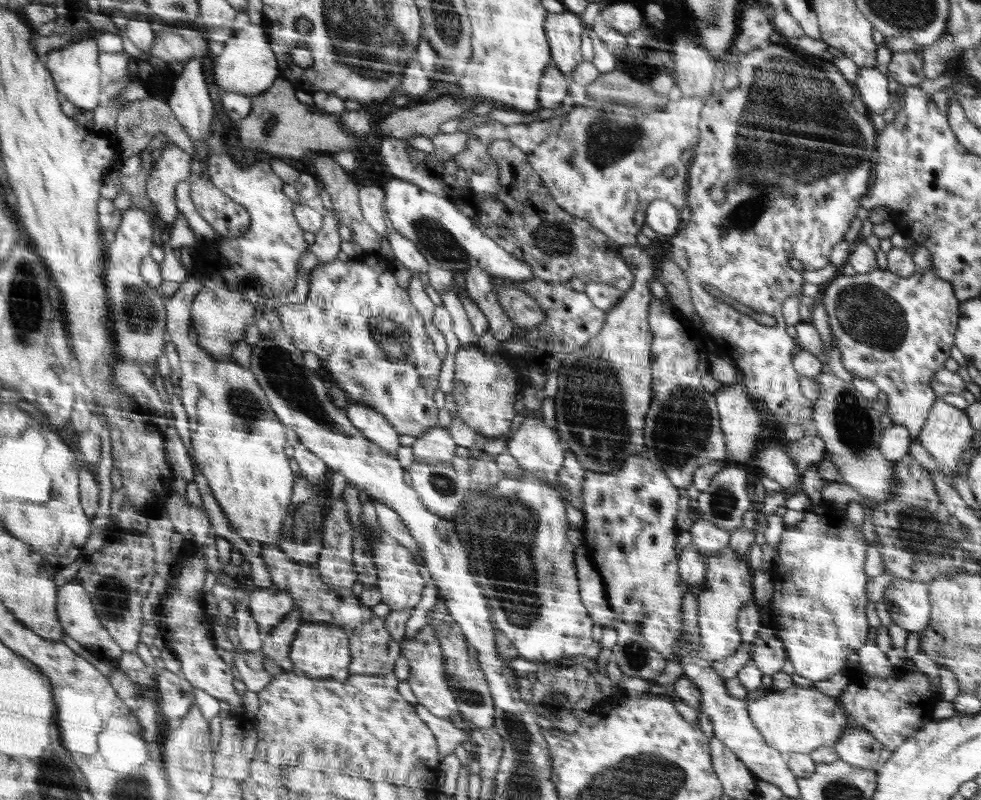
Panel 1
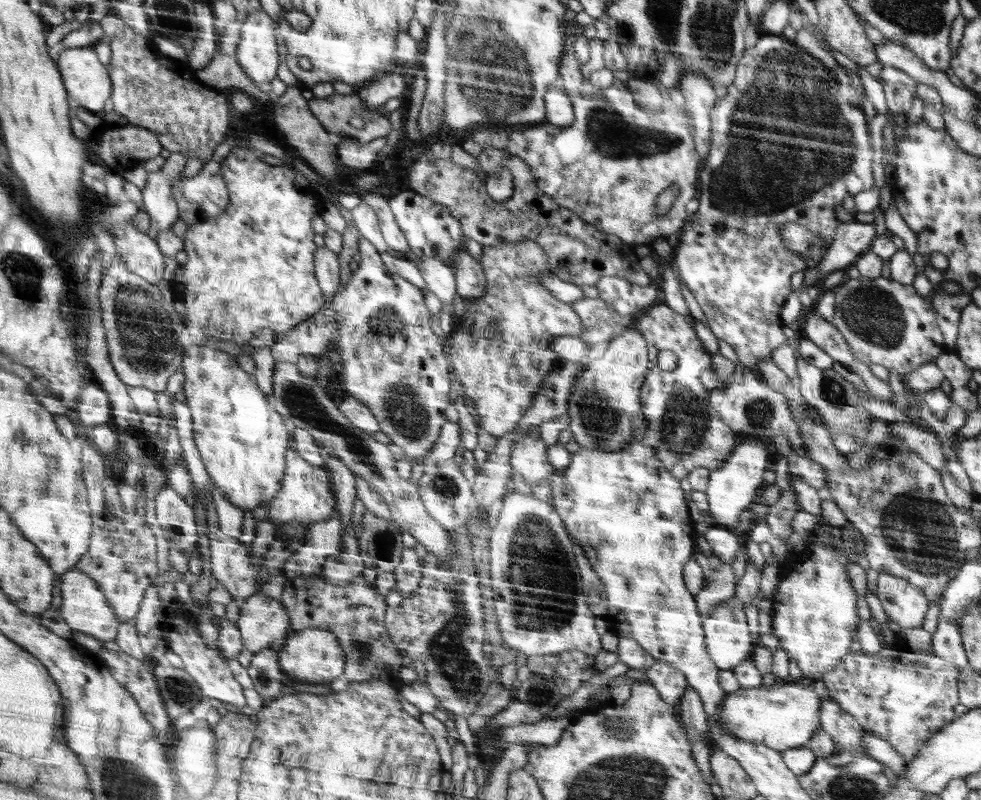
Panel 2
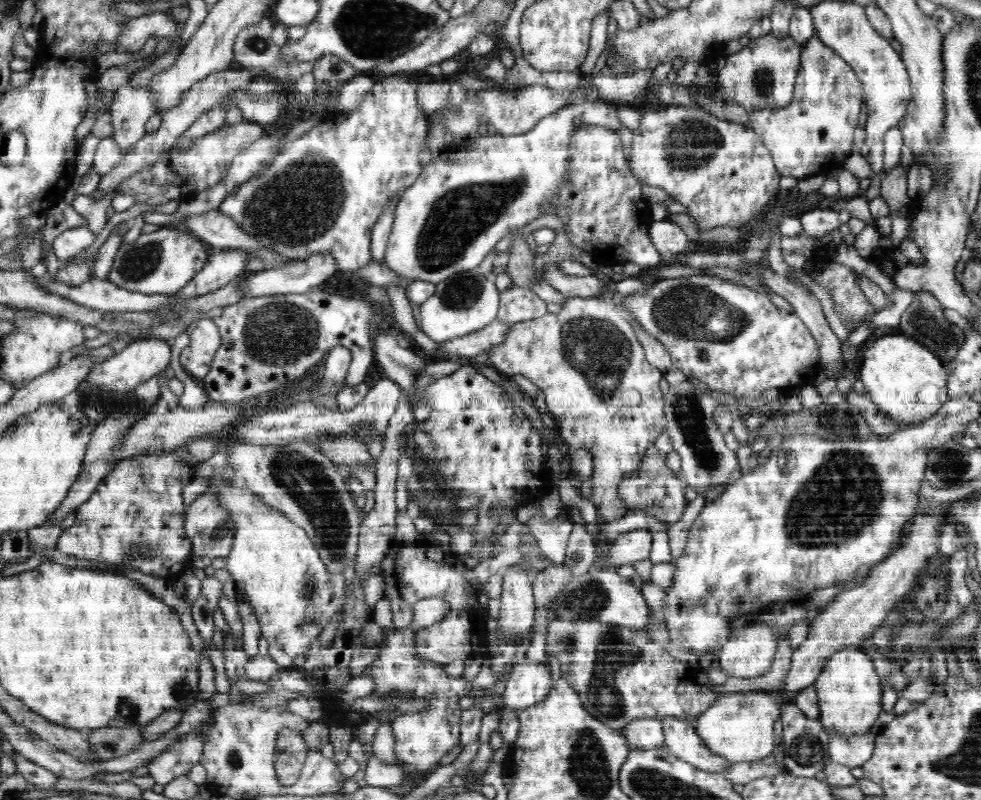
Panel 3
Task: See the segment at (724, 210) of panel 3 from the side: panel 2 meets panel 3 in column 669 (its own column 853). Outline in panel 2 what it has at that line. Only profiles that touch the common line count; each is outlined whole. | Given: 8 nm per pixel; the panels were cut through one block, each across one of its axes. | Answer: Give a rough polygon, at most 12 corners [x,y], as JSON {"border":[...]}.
{"border":[[761,34],[711,111],[682,280],[756,372],[806,258],[874,186],[862,110]]}

